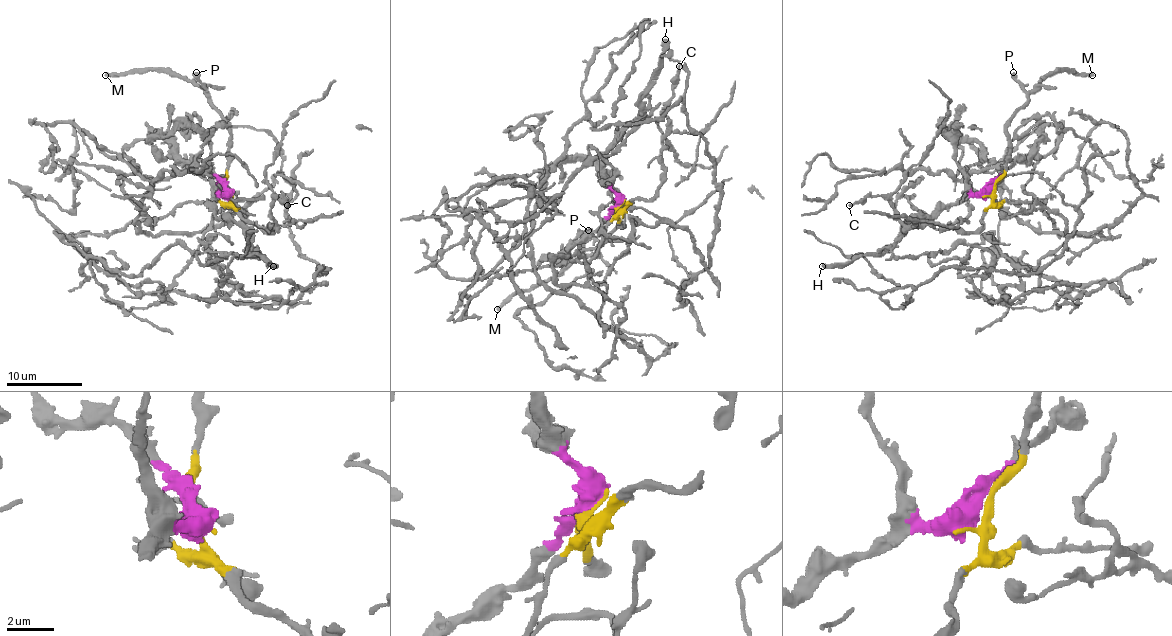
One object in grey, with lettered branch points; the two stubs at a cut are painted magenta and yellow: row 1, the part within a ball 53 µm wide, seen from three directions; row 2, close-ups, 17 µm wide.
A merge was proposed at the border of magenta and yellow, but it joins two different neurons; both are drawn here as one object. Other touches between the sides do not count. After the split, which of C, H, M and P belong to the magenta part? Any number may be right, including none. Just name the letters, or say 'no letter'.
H

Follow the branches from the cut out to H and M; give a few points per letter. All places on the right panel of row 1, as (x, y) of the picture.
H: (990, 191), (943, 204), (931, 216), (916, 216), (878, 254), (860, 256), (848, 265), (822, 265)
M: (992, 191), (1003, 172), (1009, 151), (1007, 121), (1047, 76), (1062, 70), (1092, 76)

